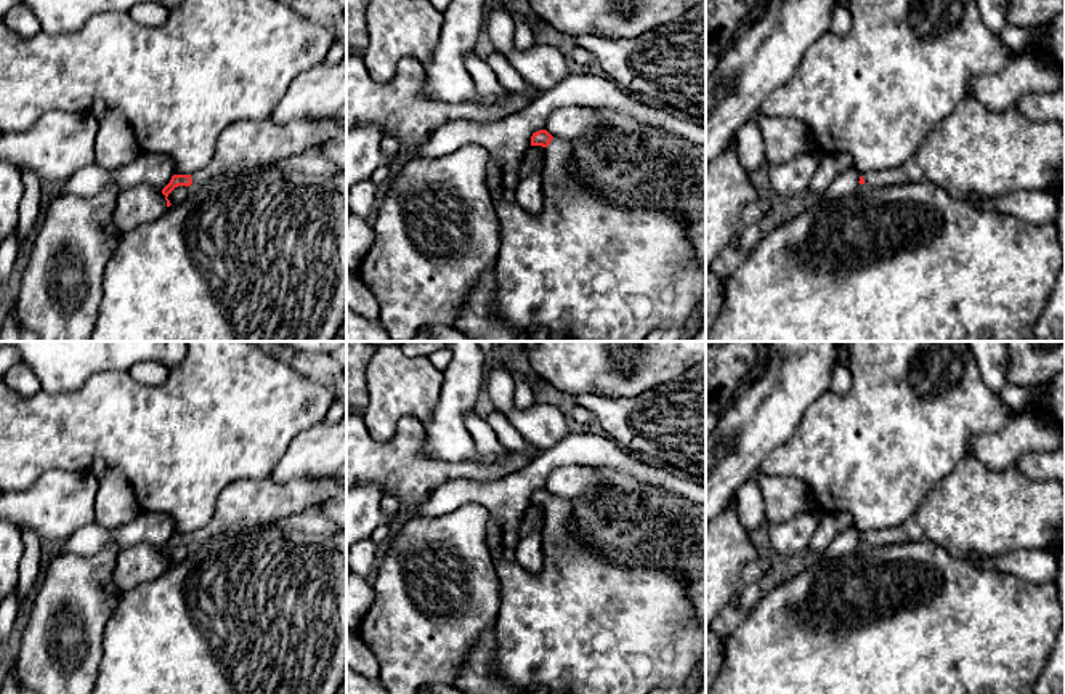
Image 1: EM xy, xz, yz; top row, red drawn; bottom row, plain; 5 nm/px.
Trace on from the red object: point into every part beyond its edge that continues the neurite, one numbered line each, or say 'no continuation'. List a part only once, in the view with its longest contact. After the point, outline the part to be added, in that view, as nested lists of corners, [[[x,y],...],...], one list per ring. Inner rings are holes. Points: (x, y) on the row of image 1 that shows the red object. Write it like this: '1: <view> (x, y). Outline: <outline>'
1: xz (584, 268). Outline: [[[553,138],[545,147],[542,210],[529,213],[502,192],[494,200],[500,248],[494,264],[494,311],[523,335],[542,327],[547,341],[642,341],[653,330],[682,329],[706,308],[706,268],[694,258],[686,221],[659,207],[621,207],[581,183],[571,170],[573,141]]]

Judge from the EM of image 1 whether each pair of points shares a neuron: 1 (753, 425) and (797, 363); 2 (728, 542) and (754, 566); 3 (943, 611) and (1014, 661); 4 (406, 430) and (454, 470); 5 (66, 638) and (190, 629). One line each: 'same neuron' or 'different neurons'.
1: same neuron
2: different neurons
3: same neuron
4: same neuron
5: different neurons

